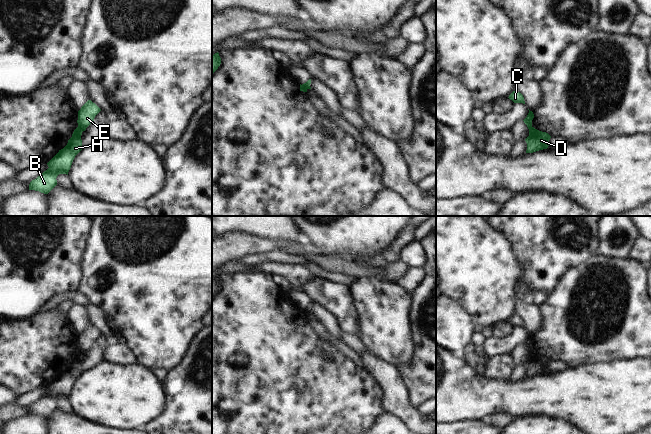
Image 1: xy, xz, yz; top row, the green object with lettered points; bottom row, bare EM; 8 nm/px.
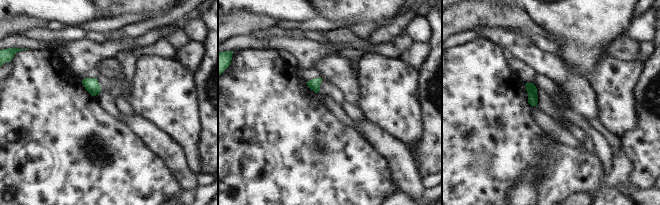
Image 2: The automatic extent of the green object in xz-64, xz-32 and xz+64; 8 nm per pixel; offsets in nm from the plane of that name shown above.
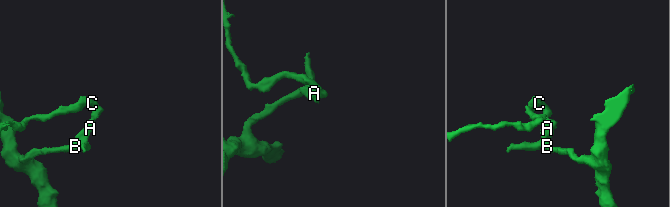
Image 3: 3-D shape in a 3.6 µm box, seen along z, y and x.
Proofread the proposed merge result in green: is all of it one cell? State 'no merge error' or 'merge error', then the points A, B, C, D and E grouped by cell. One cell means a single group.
merge error | A B D / C E

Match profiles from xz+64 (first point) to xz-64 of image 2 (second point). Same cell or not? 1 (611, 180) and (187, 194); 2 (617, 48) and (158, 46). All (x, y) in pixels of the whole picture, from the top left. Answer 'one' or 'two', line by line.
1: two
2: two

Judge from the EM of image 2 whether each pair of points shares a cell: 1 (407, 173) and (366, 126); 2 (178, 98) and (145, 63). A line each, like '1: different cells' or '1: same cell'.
1: same cell
2: same cell

